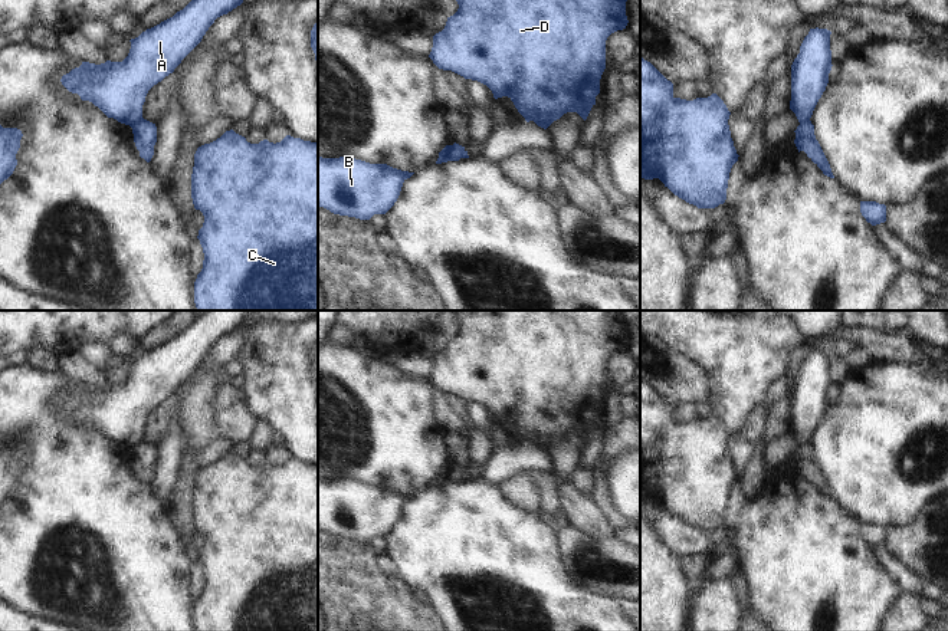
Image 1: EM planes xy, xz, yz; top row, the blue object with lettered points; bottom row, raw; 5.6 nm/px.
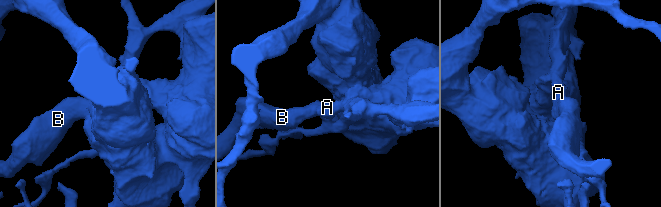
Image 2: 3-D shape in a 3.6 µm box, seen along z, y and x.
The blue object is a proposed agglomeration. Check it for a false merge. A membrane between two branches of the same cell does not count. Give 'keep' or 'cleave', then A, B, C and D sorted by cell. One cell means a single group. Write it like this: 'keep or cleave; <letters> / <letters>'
cleave; A B / C D

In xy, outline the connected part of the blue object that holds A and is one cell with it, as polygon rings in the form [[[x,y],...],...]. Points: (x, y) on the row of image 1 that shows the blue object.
[[[191,0],[173,17],[131,39],[129,53],[122,62],[82,62],[63,75],[60,82],[108,118],[134,126],[142,118],[148,91],[174,72],[217,17],[242,3],[243,0]]]

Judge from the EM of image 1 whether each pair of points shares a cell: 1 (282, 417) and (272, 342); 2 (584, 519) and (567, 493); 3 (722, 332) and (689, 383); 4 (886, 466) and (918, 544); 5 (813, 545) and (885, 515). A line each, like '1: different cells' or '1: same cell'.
1: same cell
2: same cell
3: different cells
4: different cells
5: different cells

